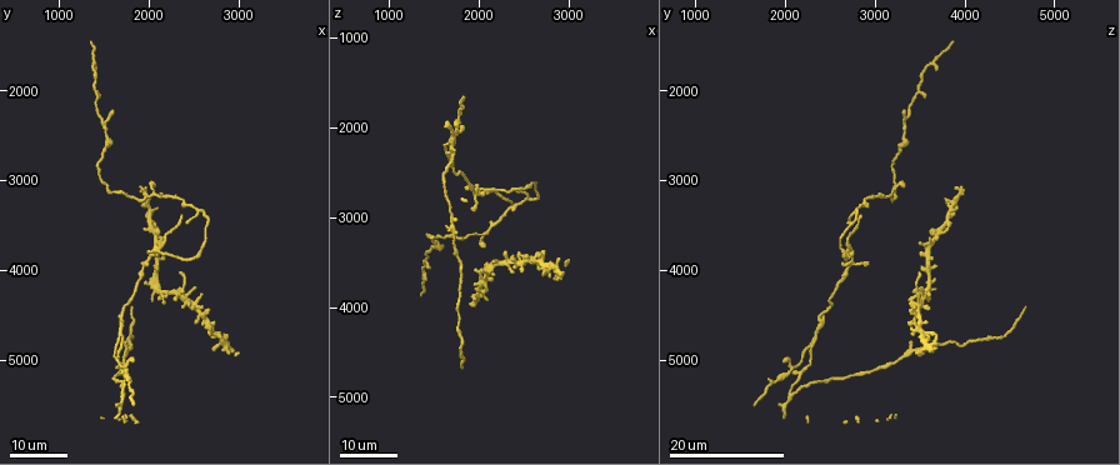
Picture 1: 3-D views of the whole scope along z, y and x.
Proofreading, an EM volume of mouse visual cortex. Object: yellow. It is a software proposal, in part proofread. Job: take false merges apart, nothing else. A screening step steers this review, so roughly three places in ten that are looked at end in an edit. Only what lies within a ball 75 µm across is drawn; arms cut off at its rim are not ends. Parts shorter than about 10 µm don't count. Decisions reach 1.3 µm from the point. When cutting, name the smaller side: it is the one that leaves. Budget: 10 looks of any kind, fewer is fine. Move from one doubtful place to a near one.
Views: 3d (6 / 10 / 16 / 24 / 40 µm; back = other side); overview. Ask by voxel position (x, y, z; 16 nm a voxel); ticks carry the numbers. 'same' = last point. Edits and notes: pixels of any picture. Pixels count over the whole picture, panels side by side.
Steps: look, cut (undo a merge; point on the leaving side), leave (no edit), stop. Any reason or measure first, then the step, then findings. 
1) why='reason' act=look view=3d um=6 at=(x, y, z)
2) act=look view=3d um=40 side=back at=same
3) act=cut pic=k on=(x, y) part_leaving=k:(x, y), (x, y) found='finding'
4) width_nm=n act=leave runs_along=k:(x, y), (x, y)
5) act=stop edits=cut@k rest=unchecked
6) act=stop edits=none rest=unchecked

why='sudden change in width' act=look view=3d um=16 at=(2150, 3800, 2700)

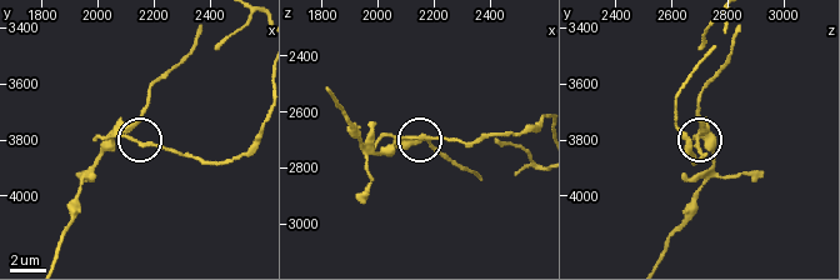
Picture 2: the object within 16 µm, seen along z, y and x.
act=look view=3d um=10 at=(2150, 3800, 2690)

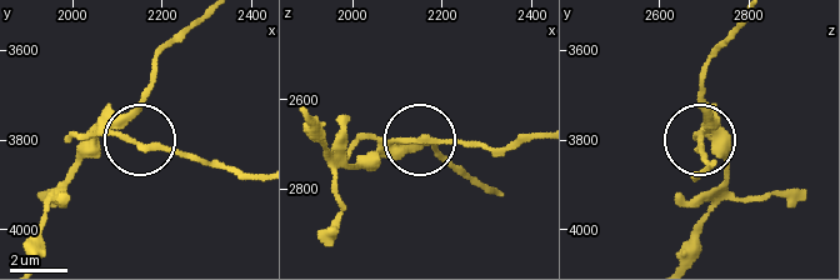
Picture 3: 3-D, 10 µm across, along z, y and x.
why='closer look' act=look view=3d um=6 at=(2150, 3805, 2690)

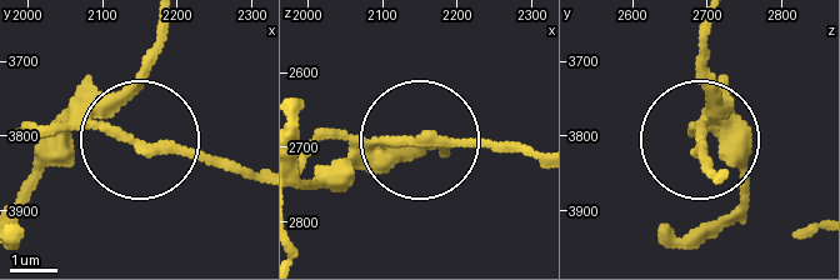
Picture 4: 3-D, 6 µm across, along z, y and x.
act=cut pic=4 on=(18, 129) part_leaving=4:(90, 125), (253, 169) found='a second neuron is stuck on'

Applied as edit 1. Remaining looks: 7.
why='redraw' act=look view=overview

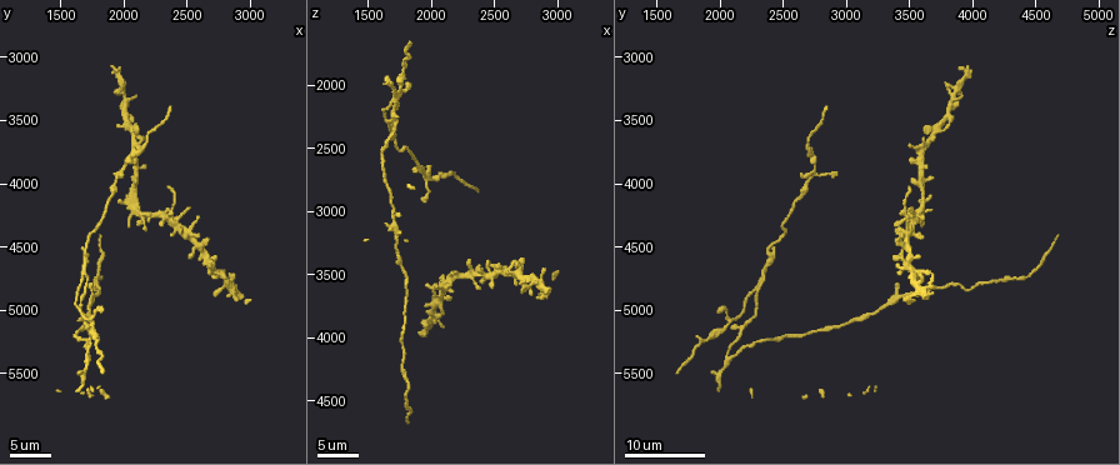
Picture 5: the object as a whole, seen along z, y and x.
why='arms run side by side' act=look view=3d um=16 at=(1660, 4700, 2360)

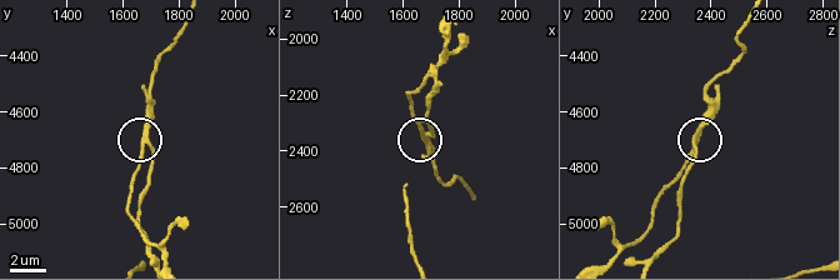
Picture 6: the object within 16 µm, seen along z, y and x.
act=look view=3d um=10 at=(1680, 4690, 2350)

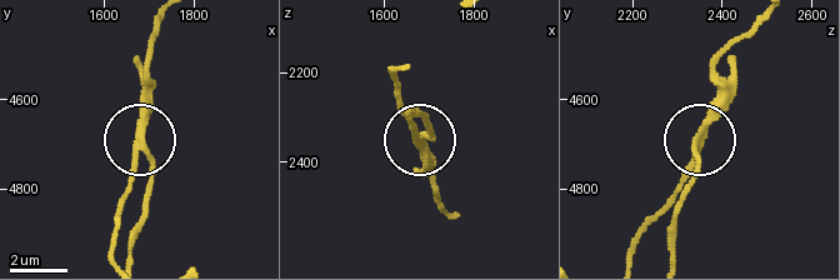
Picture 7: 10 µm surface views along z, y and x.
act=cut pic=7 on=(130, 178) part_leaving=7:(139, 139), (110, 258) found='a second neuron is stuck on'

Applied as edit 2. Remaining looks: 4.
why='three arms meet' act=look view=3d um=24 at=(1740, 5400, 2100)

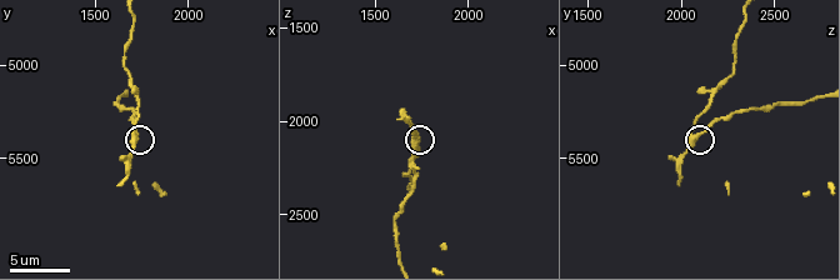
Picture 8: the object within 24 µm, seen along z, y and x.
act=look view=3d um=10 at=(1700, 5380, 2080)

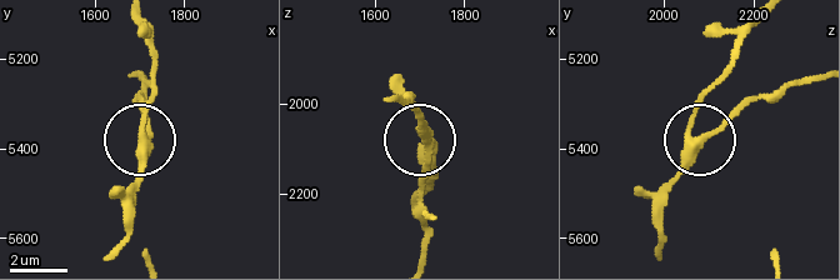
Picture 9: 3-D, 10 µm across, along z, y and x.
width_nm=270 act=leave runs_along=9:(136, 20), (151, 49), (151, 93), (144, 164), (130, 190) found='continuous, no second neuron'

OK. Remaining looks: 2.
act=stop edits=cut@4,cut@7 rest=unchecked

